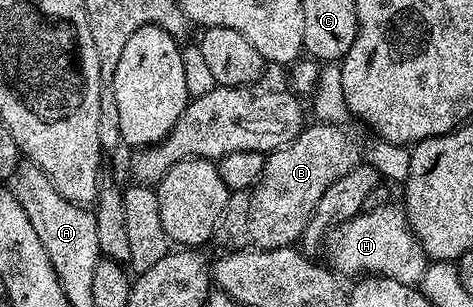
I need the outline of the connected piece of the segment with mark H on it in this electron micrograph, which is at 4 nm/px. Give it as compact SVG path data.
M392 201L370 212L361 211L350 221L341 223L335 228L331 239L332 248L328 251L327 262L331 270L341 276L360 277L367 273L381 279L397 279L399 283L416 287L422 281L430 262L408 223L403 206L396 204L395 207Z

